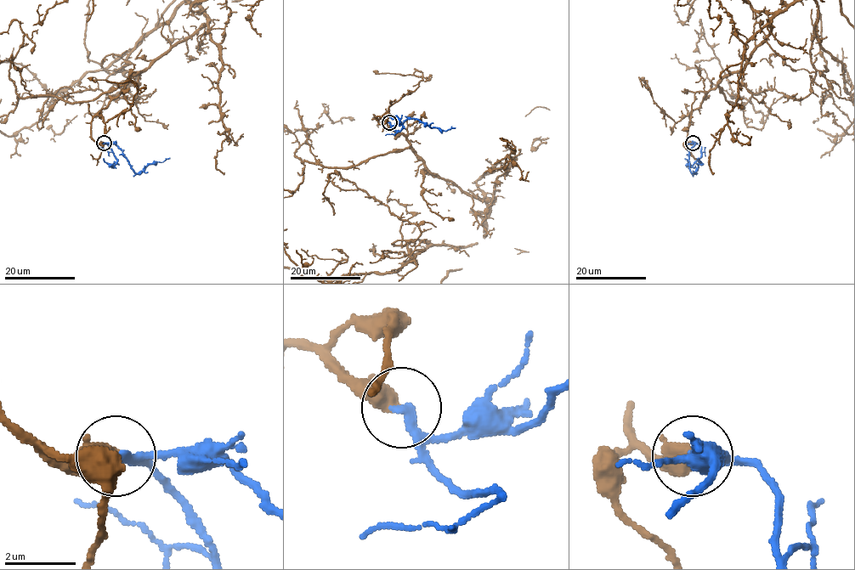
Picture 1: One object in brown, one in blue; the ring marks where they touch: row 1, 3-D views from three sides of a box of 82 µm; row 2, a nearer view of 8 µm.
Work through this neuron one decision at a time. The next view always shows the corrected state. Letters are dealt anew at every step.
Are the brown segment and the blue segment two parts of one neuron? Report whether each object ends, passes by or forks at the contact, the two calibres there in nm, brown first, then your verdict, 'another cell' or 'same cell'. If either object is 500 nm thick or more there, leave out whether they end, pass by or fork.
brown passes by; blue passes by; calibres 320 and 200 nm; same cell

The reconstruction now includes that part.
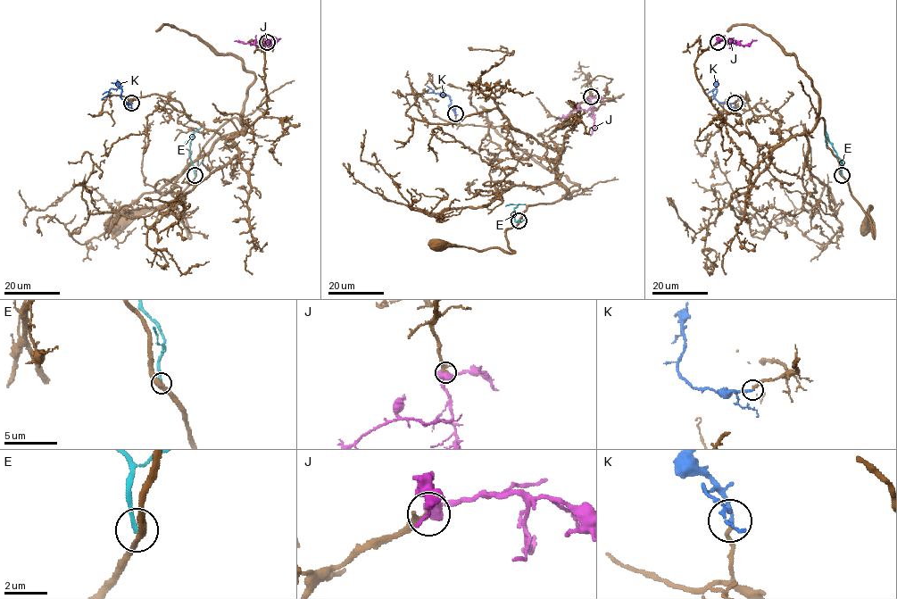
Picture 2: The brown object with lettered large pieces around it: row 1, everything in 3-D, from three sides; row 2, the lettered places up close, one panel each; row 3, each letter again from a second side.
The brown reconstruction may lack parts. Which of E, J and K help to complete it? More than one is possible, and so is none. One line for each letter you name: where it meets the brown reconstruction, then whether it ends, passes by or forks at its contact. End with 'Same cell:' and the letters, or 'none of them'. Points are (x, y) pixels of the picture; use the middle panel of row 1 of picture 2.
J: contact (591, 96); it passes by
K: contact (455, 113); it ends
Same cell: J, K

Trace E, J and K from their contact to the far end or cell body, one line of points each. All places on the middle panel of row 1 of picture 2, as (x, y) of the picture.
E: (519, 220), (515, 220), (513, 216), (517, 205), (505, 206)
J: (590, 96), (592, 109), (575, 109), (558, 119)
K: (455, 113), (450, 98), (444, 93), (446, 95), (426, 92)

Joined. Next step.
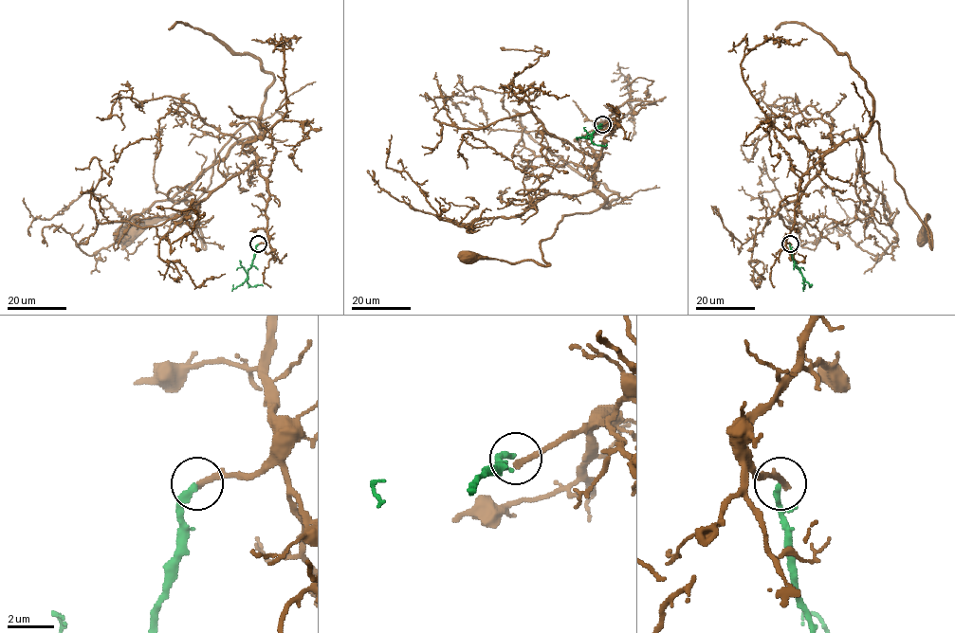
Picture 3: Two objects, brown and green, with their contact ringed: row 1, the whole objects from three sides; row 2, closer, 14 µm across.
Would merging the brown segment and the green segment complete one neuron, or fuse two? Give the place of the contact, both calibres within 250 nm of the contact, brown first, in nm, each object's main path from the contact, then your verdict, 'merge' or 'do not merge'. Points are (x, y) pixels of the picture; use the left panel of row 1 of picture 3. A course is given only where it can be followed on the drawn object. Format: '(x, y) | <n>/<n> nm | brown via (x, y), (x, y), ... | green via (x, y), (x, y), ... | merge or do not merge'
(258, 244) | 280/280 nm | brown via (258, 244), (268, 238), (268, 191), (252, 121), (222, 149), (197, 200), (202, 240), (177, 215), (122, 235) | green via (258, 244), (247, 272), (247, 281), (251, 286), (263, 285) | do not merge

